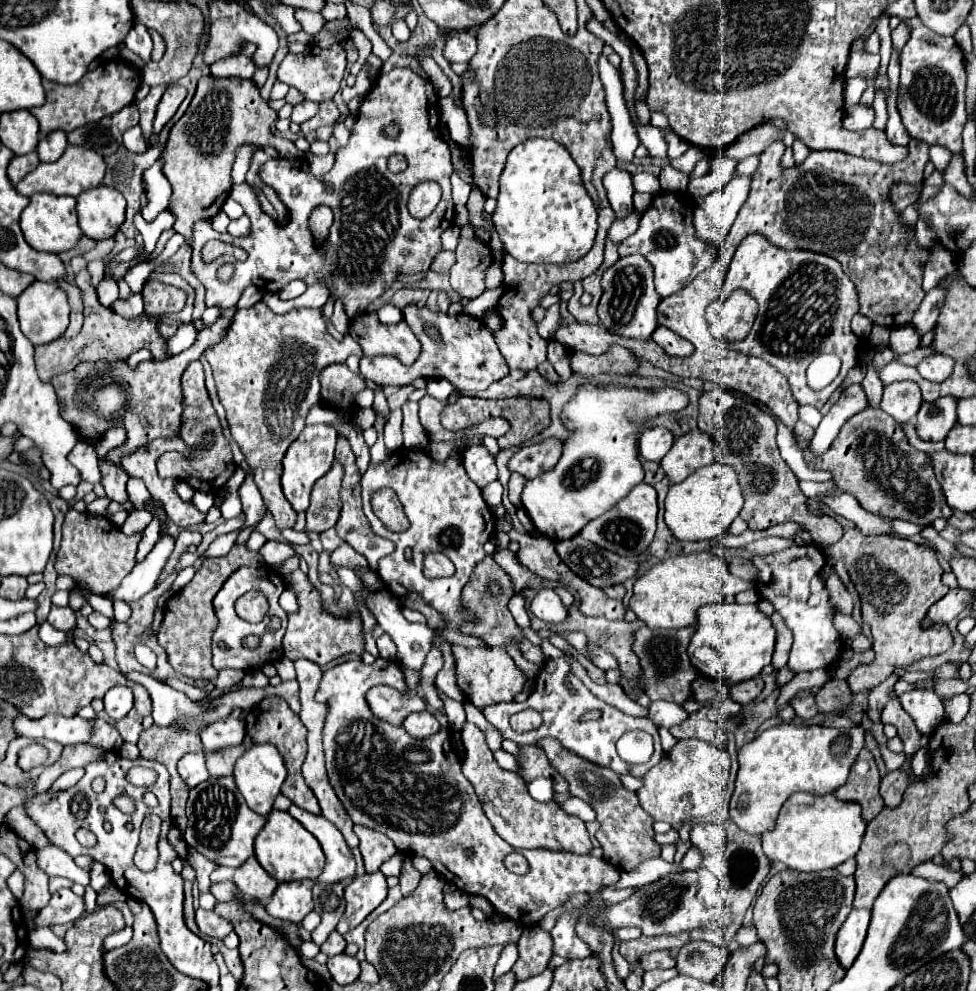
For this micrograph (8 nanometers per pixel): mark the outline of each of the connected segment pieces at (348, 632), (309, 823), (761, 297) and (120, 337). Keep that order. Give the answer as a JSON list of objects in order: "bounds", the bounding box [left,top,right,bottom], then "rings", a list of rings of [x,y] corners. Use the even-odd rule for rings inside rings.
[{"bounds":[283,570,365,666],"rings":[[[301,570],[291,572],[287,578],[287,588],[297,594],[299,600],[299,610],[289,614],[289,626],[283,638],[283,656],[289,660],[299,660],[307,658],[319,666],[327,666],[335,658],[343,654],[357,654],[361,656],[365,652],[365,640],[363,640],[363,628],[361,628],[361,618],[355,614],[347,616],[335,616],[323,608],[321,592],[309,582],[307,574]]]},{"bounds":[289,806,355,888],"rings":[[[291,806],[289,814],[293,818],[297,818],[319,840],[319,844],[325,852],[327,862],[325,862],[323,874],[317,878],[317,884],[321,884],[325,888],[325,886],[333,886],[333,884],[355,878],[355,858],[351,854],[351,848],[347,846],[345,838],[335,828],[335,824],[331,824],[323,816],[309,814],[307,810],[301,810],[297,806]]]},{"bounds":[721,234,865,408],"rings":[[[751,234],[739,244],[721,290],[733,288],[747,288],[759,302],[759,314],[749,336],[731,348],[769,362],[787,378],[797,402],[821,408],[843,382],[845,374],[859,364],[859,346],[865,344],[865,340],[851,330],[851,318],[857,314],[859,296],[839,262],[811,250],[783,250],[771,246],[767,238]],[[787,324],[789,330],[797,330],[799,338],[787,338]],[[819,354],[835,354],[843,364],[839,376],[827,388],[813,391],[807,386],[805,370]]]},{"bounds":[35,268,169,382],"rings":[[[83,268],[77,278],[75,284],[81,288],[83,292],[83,328],[81,334],[75,338],[57,338],[53,342],[47,342],[43,346],[35,346],[35,364],[37,364],[37,374],[43,382],[49,382],[55,374],[61,372],[71,372],[75,370],[77,364],[81,362],[99,362],[99,360],[107,360],[107,362],[115,362],[115,360],[123,360],[129,354],[145,348],[153,354],[153,360],[165,360],[169,358],[167,354],[167,340],[159,334],[159,318],[157,316],[139,316],[135,320],[127,320],[123,316],[119,316],[117,312],[113,312],[111,308],[105,308],[99,300],[97,300],[97,290],[91,286],[91,278],[87,268]]]}]

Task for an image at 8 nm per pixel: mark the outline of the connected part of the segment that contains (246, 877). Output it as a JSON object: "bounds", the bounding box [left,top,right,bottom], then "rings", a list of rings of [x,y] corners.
{"bounds":[211,856,277,902],"rings":[[[251,856],[243,866],[239,868],[223,868],[219,866],[213,874],[211,874],[211,882],[227,882],[231,880],[237,890],[251,900],[259,900],[259,902],[267,902],[271,898],[271,894],[277,888],[277,880],[271,878],[263,866],[257,862],[255,856]]]}

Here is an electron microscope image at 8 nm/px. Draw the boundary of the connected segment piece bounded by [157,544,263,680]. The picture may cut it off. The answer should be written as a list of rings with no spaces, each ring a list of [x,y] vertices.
[[[235,544],[227,556],[207,558],[203,566],[197,570],[195,578],[167,600],[157,640],[167,652],[169,664],[175,668],[175,672],[187,678],[201,678],[201,680],[211,680],[213,674],[217,676],[217,670],[211,666],[211,634],[217,626],[211,600],[221,590],[221,584],[241,566],[259,568],[263,566],[263,558],[259,558],[259,552],[249,550],[245,544]]]

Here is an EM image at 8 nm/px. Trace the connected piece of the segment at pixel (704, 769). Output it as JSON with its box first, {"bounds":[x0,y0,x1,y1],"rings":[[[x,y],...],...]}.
{"bounds":[637,738,729,826],"rings":[[[687,738],[679,740],[671,752],[663,756],[663,760],[653,766],[645,776],[643,776],[643,786],[637,790],[641,808],[653,818],[654,821],[669,822],[671,826],[677,822],[687,822],[691,818],[703,818],[715,810],[719,810],[725,804],[725,786],[729,778],[729,754],[721,748],[715,748],[703,740],[697,738]]]}

